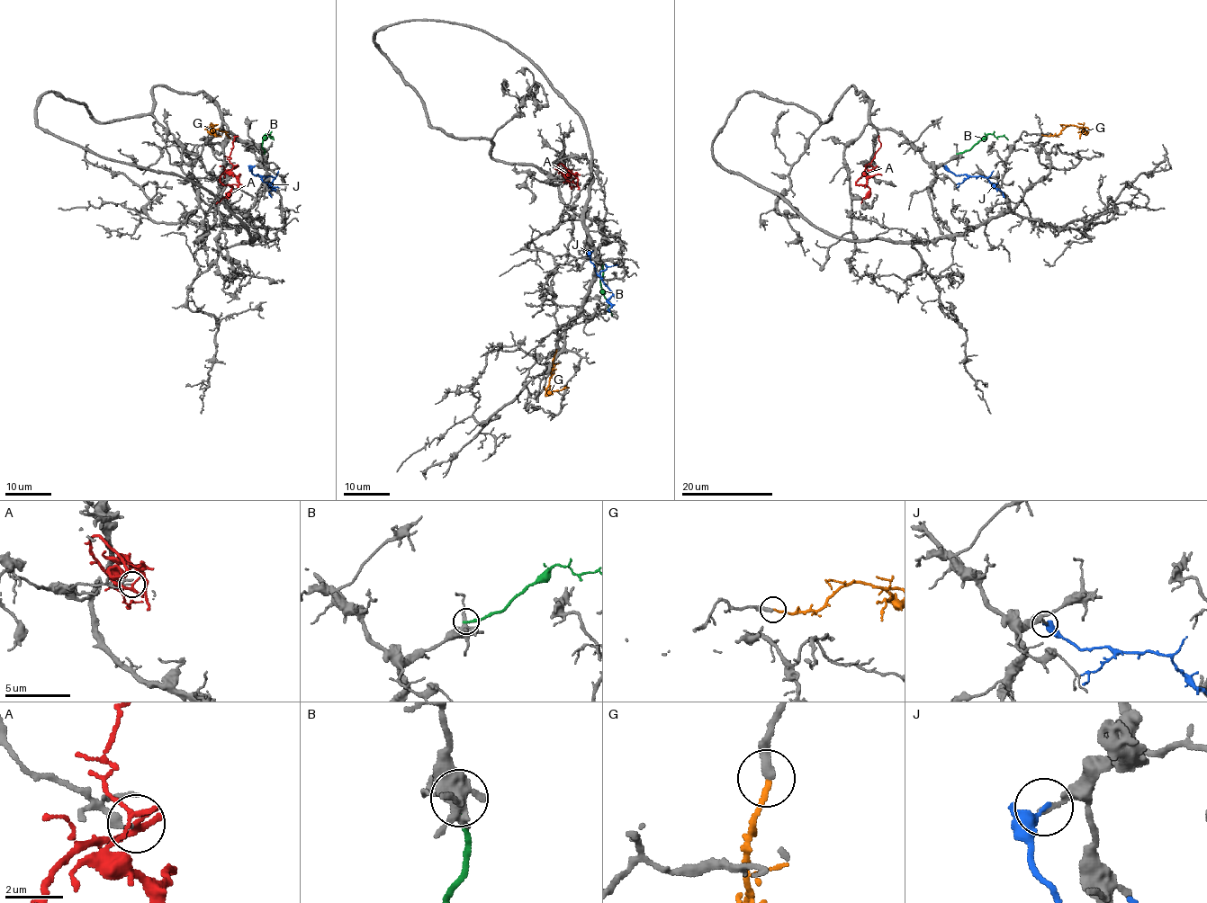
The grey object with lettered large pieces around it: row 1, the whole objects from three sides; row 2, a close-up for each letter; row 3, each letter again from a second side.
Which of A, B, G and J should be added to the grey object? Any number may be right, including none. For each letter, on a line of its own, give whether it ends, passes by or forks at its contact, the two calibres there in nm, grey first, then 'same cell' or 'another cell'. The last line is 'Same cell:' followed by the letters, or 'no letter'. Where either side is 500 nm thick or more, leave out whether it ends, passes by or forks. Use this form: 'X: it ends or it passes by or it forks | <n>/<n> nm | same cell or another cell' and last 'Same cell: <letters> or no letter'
A: it passes by | 240/200 nm | another cell
B: it ends | 320/200 nm | another cell
G: it ends | 340/170 nm | same cell
J: it passes by | 180/280 nm | another cell
Same cell: G

